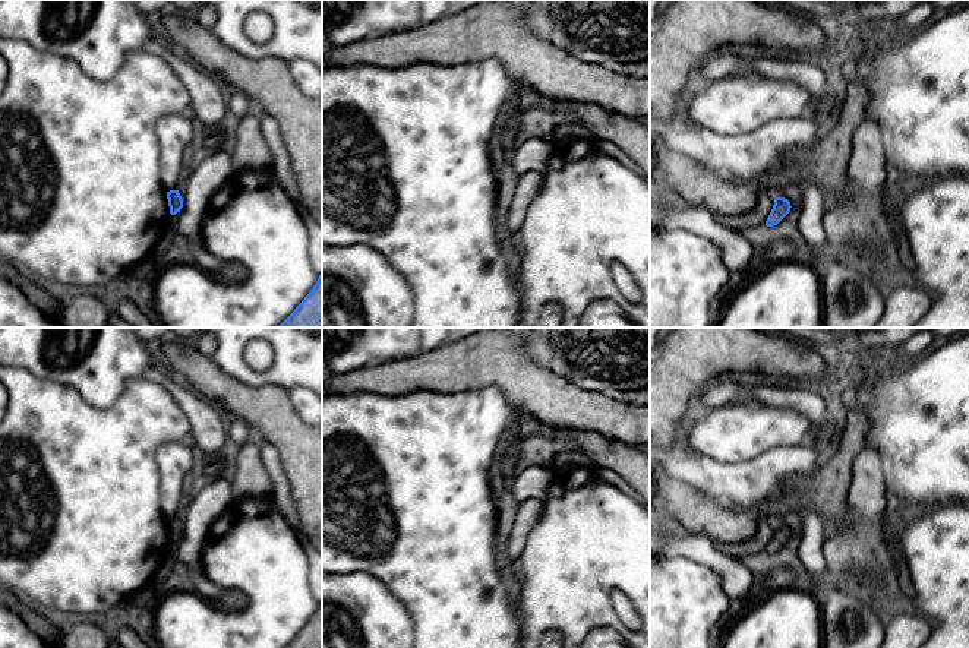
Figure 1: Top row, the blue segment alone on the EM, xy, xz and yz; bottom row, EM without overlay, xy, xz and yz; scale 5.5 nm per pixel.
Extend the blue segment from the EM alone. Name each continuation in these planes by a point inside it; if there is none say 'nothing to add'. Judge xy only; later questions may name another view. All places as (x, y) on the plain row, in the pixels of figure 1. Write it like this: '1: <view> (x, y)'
nothing to add

